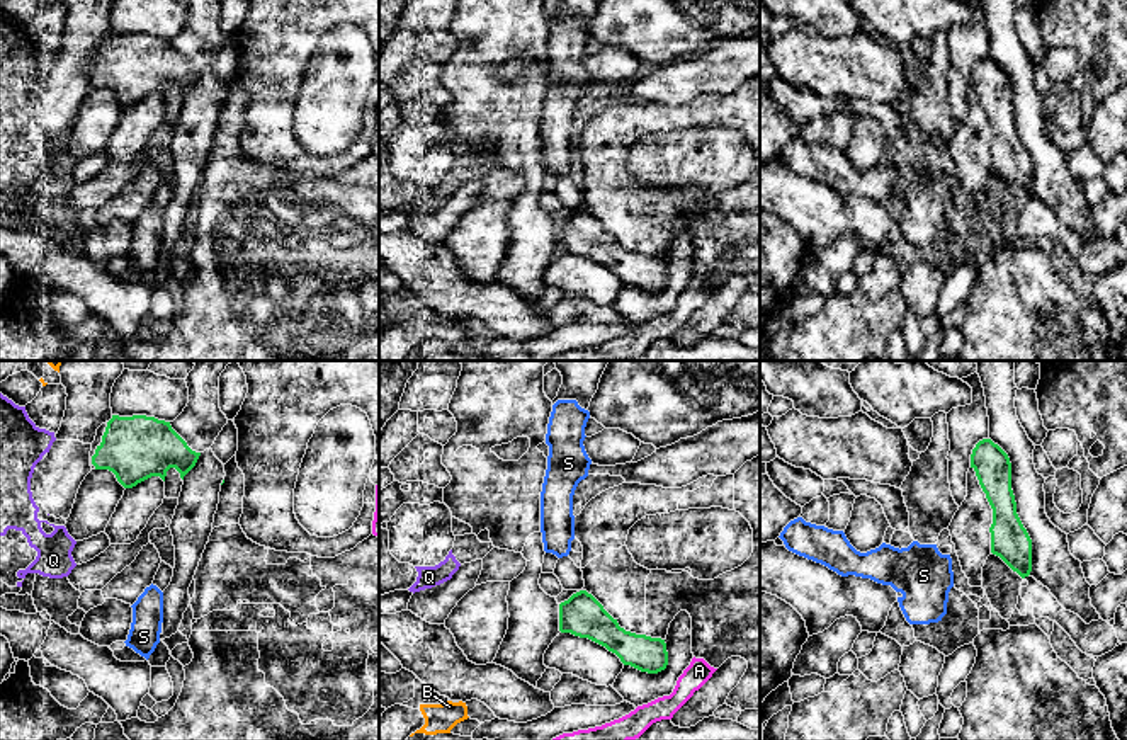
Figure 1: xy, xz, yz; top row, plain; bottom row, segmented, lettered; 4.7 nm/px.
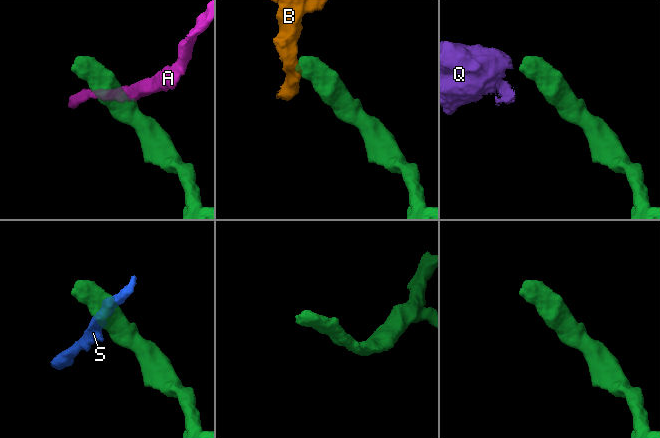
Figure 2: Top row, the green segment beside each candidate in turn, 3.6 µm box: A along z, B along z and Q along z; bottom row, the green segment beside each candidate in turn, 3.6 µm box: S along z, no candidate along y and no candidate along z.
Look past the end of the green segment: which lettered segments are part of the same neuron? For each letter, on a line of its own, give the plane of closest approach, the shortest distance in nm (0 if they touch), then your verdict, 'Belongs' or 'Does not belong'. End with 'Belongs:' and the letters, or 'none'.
A: Closest in xz. Distance 80 nm. Does not belong
B: Closest in xz. Distance 550 nm. Does not belong
Q: Closest in xy. Distance 190 nm. Belongs
S: Closest in xz. Distance 180 nm. Does not belong
Belongs: Q

